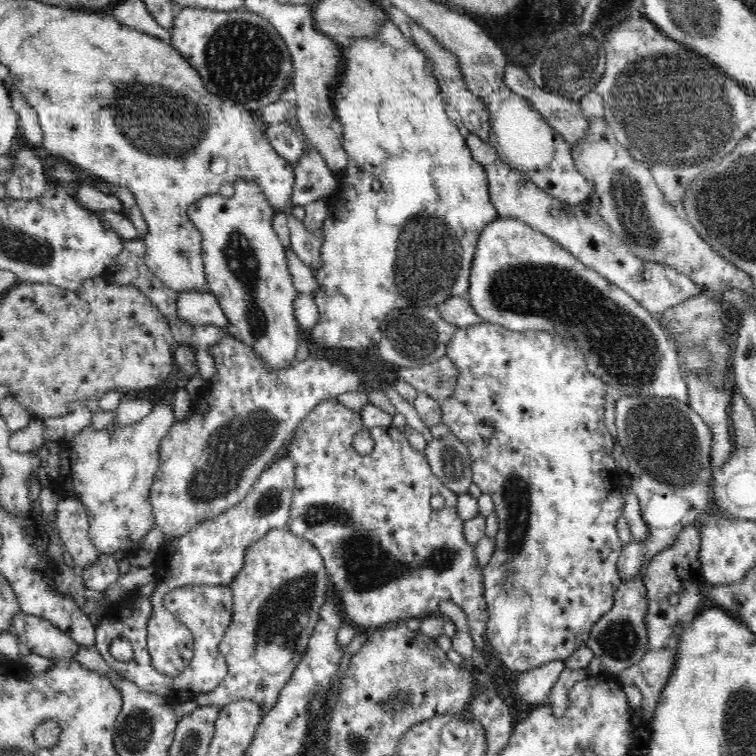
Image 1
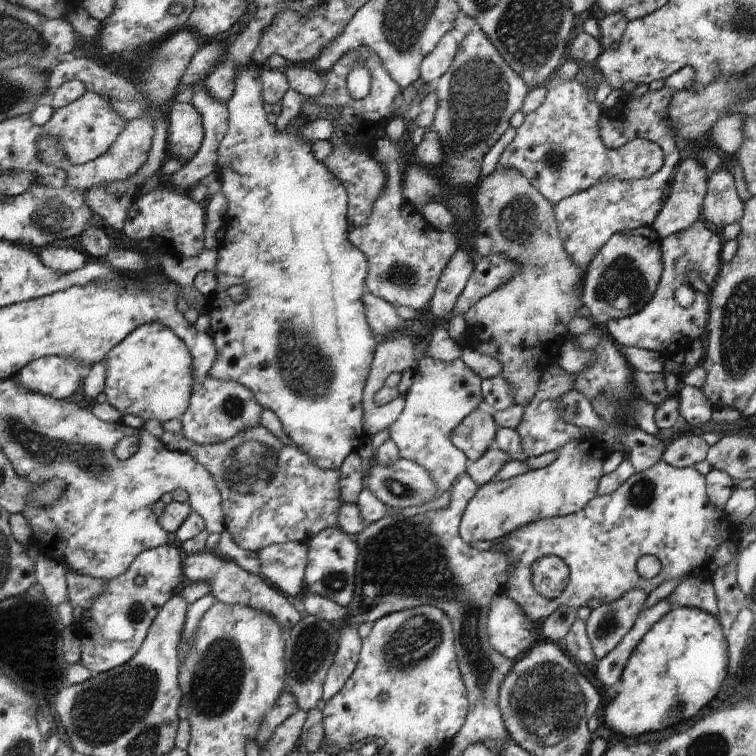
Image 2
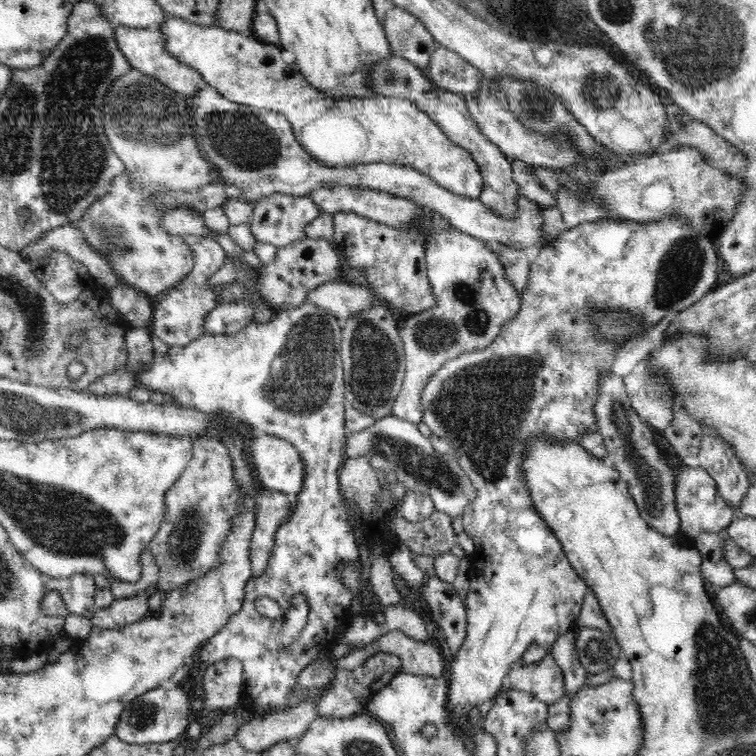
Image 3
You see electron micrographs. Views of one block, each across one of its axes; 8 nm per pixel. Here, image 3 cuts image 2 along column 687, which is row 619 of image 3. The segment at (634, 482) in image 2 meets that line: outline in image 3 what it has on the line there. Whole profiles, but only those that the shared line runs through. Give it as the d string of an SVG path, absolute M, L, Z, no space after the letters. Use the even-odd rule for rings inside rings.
M662 216L660 222L648 222L642 224L638 221L630 221L627 219L605 219L598 220L598 222L582 222L580 226L574 229L566 229L559 232L552 240L543 248L540 248L539 254L529 266L528 282L521 292L521 305L518 314L515 314L513 319L510 319L502 327L500 334L483 349L468 351L467 353L459 354L456 358L447 360L429 379L422 390L422 400L420 400L420 407L422 407L422 422L428 425L432 435L436 435L444 439L451 446L451 452L455 456L458 465L468 475L471 483L475 488L475 499L466 507L463 520L463 532L474 540L474 553L470 556L470 577L469 577L469 591L465 600L467 606L467 635L460 647L460 650L455 654L454 660L450 664L450 678L449 691L447 698L447 709L451 716L451 721L455 726L458 726L458 731L462 733L466 724L470 724L470 720L478 714L478 710L485 711L487 706L494 701L494 698L504 690L504 680L509 676L513 670L512 664L516 660L521 660L526 648L537 642L543 646L547 652L552 650L552 644L558 640L559 636L566 634L574 626L576 626L578 615L588 585L580 575L576 573L574 567L570 565L562 544L558 541L555 533L547 526L546 521L542 519L542 515L538 509L534 507L534 503L530 498L530 489L526 485L525 474L521 470L523 464L523 453L526 442L533 437L540 437L544 441L550 443L582 443L583 437L587 433L597 432L598 426L596 421L596 414L594 411L594 404L597 402L600 390L600 374L608 372L612 362L616 360L616 354L624 348L632 344L632 337L630 337L623 345L612 343L608 341L604 335L600 335L594 329L594 319L590 319L592 314L596 312L625 312L629 316L633 316L633 320L637 322L637 326L641 326L641 331L637 336L642 336L656 326L670 310L679 313L681 310L686 310L689 306L696 304L708 291L714 289L719 282L723 280L720 274L721 270L716 267L718 258L714 251L714 245L709 238L700 235L698 231L694 231L683 218L679 216Z

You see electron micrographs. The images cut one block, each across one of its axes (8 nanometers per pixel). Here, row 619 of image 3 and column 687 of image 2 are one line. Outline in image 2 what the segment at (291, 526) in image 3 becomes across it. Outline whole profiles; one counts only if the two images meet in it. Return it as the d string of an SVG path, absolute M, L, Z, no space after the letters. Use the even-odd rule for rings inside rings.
M699 219L688 229L661 239L663 271L652 300L640 312L629 317L608 321L603 326L615 343L620 346L635 346L644 350L652 350L652 352L660 352L665 358L670 358L680 350L684 352L690 350L690 342L706 335L711 296L696 291L696 300L688 308L680 306L674 300L674 292L682 282L685 282L684 276L689 270L696 270L711 291L723 265L721 250L724 240L721 235L706 228L704 223L704 220Z

